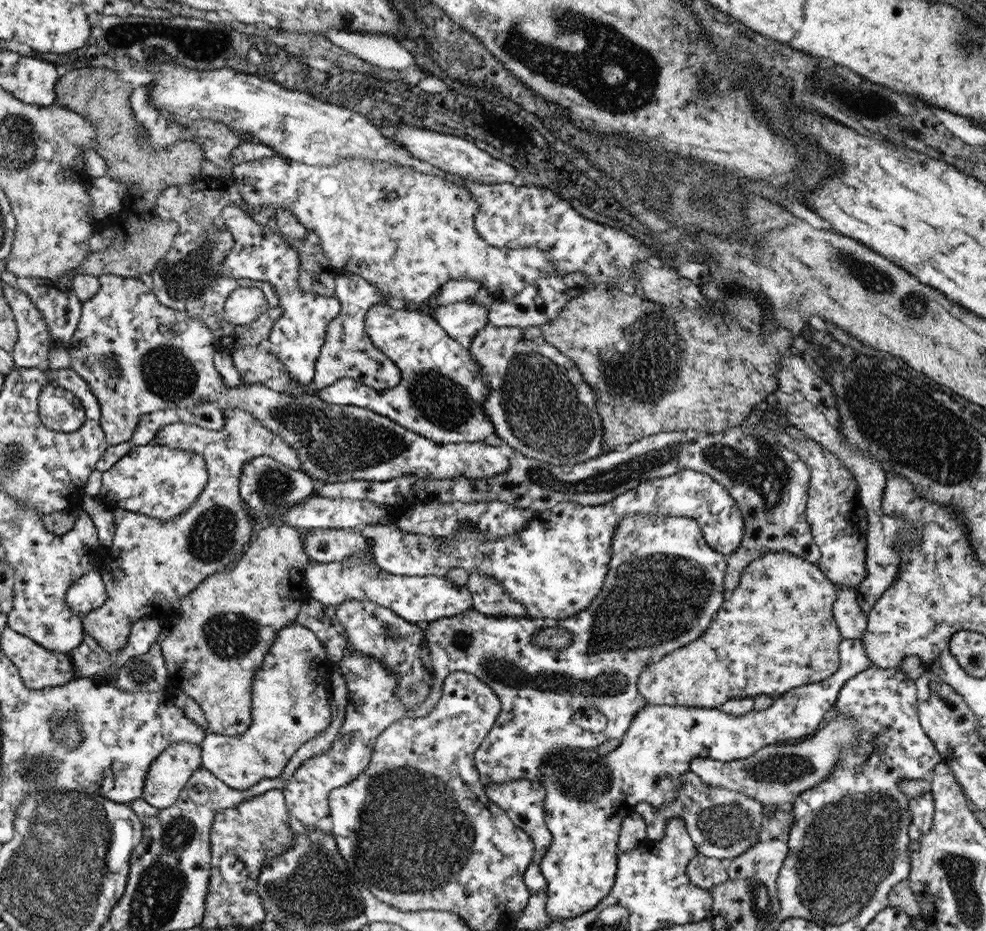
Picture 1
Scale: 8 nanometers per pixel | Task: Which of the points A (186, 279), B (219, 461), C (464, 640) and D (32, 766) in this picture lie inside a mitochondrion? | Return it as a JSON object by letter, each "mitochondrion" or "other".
{"A":"mitochondrion","B":"other","C":"mitochondrion","D":"mitochondrion"}

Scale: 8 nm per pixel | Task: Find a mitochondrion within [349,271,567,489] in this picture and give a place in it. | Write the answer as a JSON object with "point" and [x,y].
{"point":[441,400]}

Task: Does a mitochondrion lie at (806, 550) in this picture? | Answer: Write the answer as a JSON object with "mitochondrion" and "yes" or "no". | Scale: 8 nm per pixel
{"mitochondrion":"no"}

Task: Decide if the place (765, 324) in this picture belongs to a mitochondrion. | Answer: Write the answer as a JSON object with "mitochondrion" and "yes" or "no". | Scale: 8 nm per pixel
{"mitochondrion":"yes"}

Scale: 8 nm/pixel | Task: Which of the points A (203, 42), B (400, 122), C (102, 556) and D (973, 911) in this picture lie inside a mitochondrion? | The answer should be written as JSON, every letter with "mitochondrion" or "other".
{"A":"other","B":"other","C":"other","D":"mitochondrion"}

